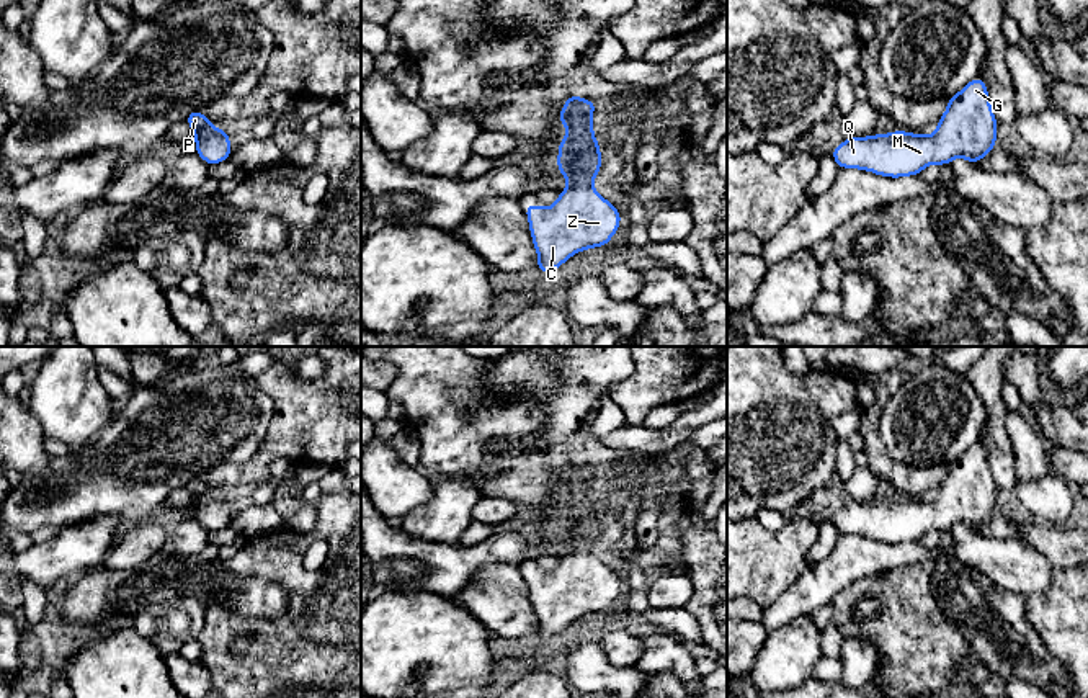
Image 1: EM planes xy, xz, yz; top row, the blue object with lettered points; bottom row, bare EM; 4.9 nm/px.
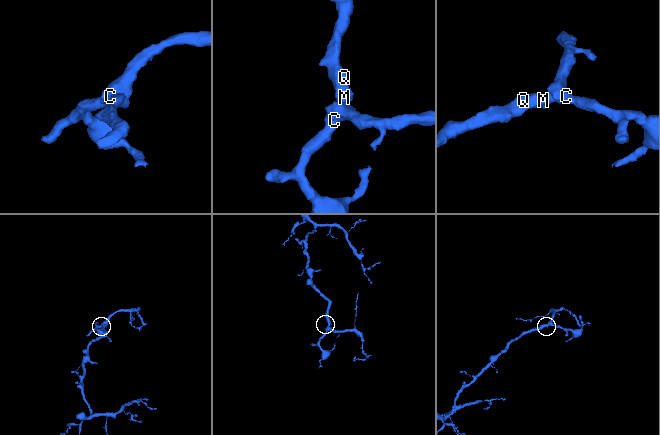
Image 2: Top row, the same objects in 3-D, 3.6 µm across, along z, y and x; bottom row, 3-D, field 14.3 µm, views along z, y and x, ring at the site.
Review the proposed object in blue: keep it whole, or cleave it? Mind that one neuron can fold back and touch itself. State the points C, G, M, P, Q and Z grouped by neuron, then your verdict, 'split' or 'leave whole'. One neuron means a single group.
C G M P Q Z | leave whole

